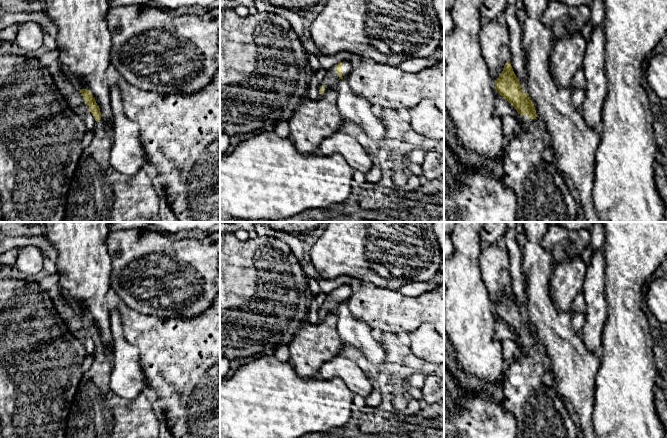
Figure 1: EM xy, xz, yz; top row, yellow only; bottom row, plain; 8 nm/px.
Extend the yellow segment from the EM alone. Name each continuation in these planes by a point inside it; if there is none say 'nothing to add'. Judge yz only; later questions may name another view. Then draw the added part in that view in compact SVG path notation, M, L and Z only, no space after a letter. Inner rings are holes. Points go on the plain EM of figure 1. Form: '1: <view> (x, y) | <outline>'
1: yz (539, 411) | M530 343L523 358L507 364L501 384L503 385L504 408L513 415L517 425L516 438L578 438L574 425L556 388L545 386L542 377L545 373L545 353L542 346Z

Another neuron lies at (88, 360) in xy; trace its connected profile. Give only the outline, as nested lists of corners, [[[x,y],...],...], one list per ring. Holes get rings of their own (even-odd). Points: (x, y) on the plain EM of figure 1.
[[[86,355],[86,357],[84,358],[84,360],[82,362],[82,371],[83,371],[83,373],[89,371],[89,369],[91,368],[94,360],[95,360],[94,356]]]

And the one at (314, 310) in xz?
[[[310,298],[307,322],[313,325],[319,324],[321,322],[319,314],[322,309],[313,298]]]

